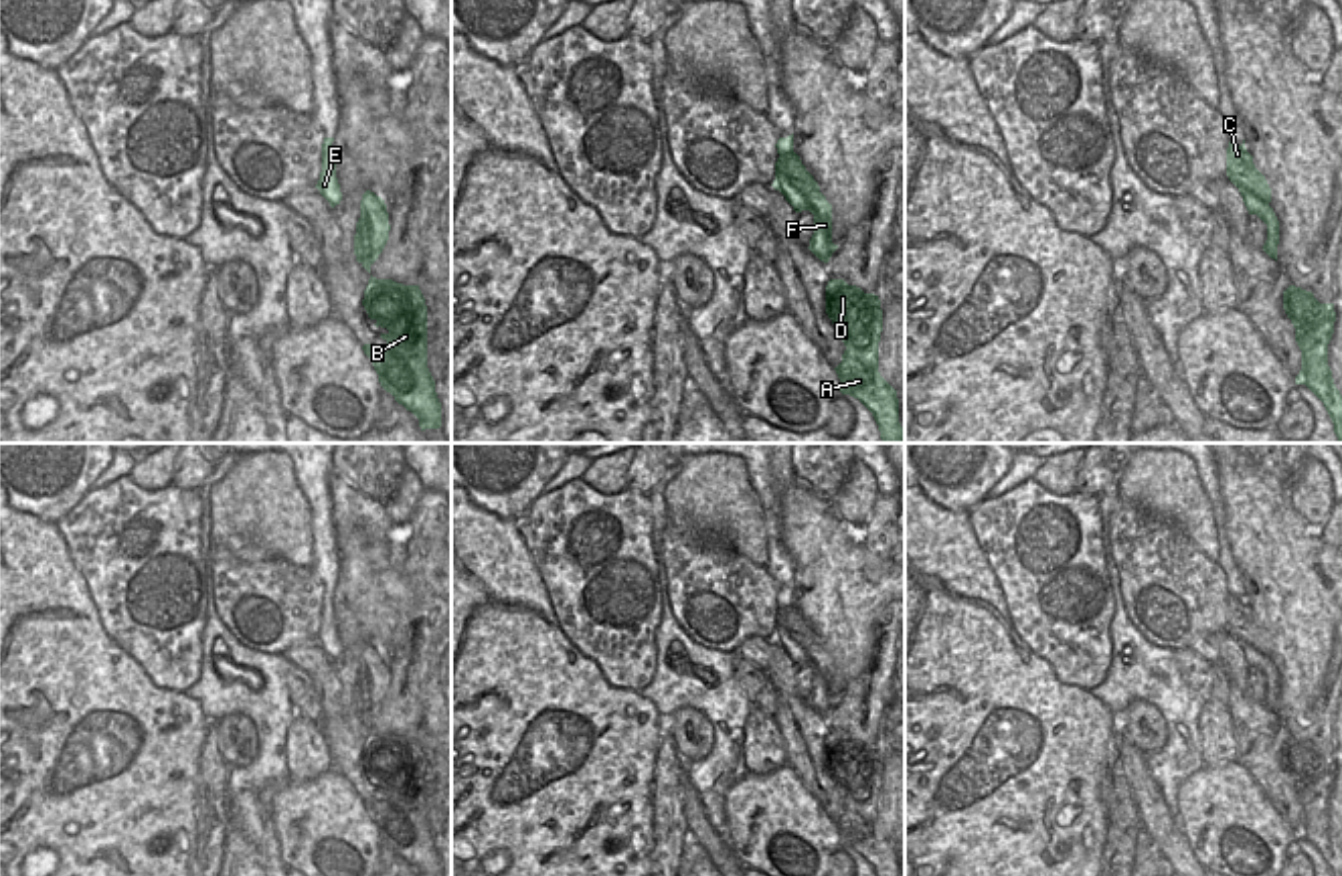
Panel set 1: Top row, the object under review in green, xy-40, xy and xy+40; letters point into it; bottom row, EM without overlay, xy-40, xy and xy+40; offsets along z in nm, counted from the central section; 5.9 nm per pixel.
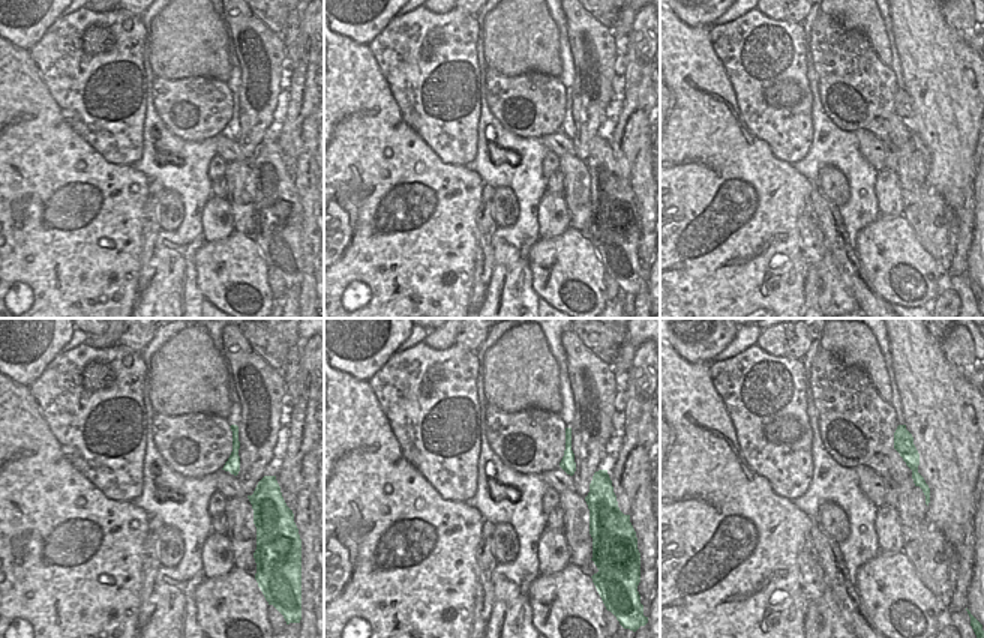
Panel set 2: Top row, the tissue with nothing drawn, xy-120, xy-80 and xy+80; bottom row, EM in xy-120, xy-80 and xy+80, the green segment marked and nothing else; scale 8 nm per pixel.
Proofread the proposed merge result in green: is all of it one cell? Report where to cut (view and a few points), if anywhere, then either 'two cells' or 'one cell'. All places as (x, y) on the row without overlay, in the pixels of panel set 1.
no cut; one cell

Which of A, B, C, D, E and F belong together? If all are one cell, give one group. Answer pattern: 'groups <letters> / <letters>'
groups A B C D E F

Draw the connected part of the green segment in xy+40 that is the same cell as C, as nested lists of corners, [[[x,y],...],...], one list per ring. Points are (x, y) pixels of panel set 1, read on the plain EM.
[[[1245,593],[1241,599],[1229,595],[1227,629],[1239,641],[1249,668],[1257,668],[1267,678],[1263,704],[1277,714],[1279,674],[1269,660],[1271,641],[1265,629],[1255,621],[1253,609],[1245,601]]]

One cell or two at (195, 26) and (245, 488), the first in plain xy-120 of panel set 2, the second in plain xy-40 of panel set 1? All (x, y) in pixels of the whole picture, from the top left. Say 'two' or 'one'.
one

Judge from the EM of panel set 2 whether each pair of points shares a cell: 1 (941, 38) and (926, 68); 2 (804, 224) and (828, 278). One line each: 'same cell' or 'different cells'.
1: same cell
2: same cell

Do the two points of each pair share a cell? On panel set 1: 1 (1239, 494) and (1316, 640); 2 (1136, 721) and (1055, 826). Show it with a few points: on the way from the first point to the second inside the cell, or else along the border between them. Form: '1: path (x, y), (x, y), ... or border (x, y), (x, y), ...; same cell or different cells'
1: path (1264, 531), (1298, 587), (1298, 603); same cell
2: border (1116, 717), (1120, 733); different cells

